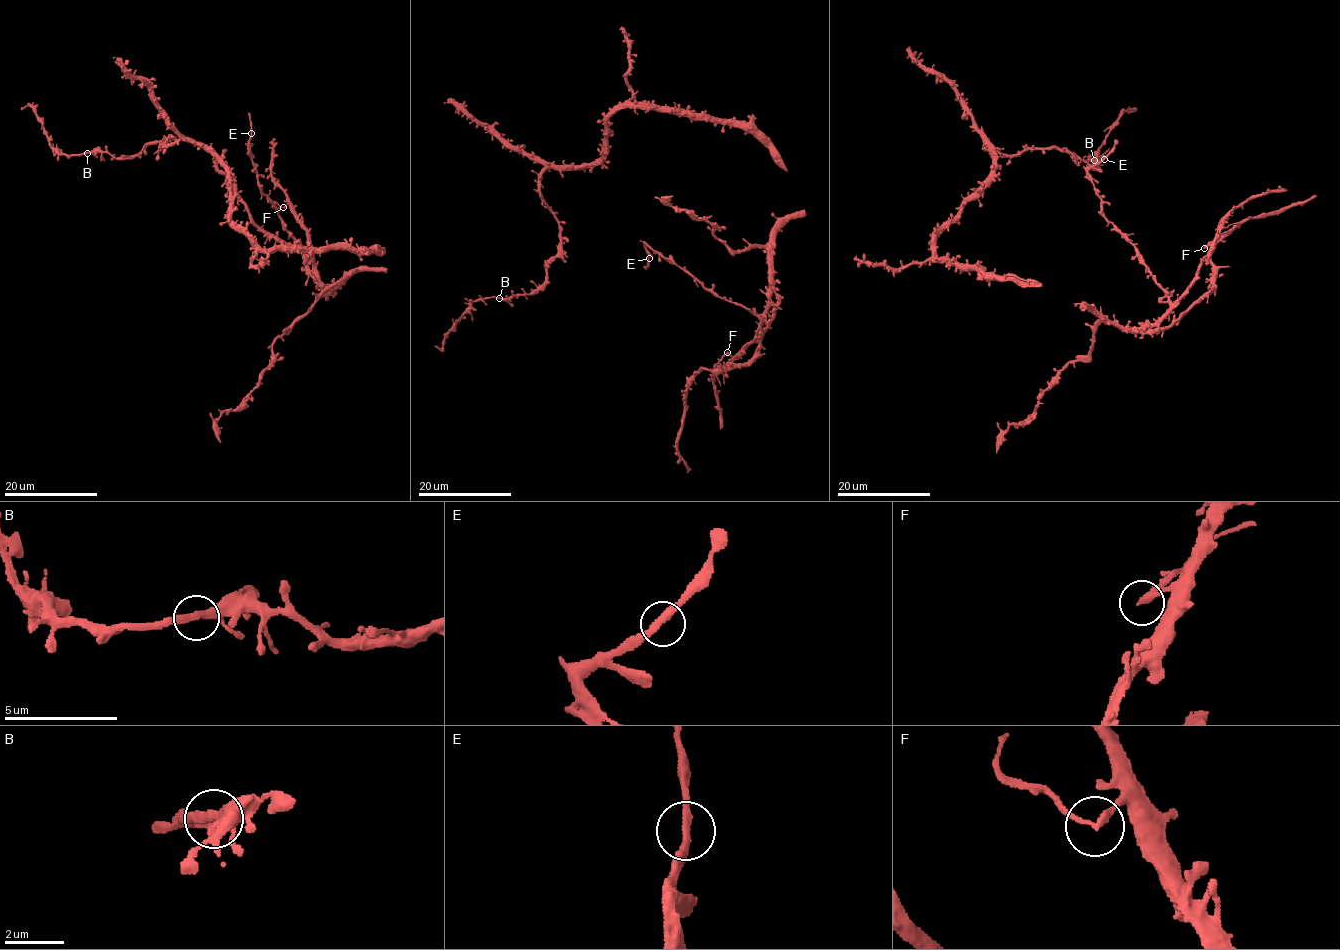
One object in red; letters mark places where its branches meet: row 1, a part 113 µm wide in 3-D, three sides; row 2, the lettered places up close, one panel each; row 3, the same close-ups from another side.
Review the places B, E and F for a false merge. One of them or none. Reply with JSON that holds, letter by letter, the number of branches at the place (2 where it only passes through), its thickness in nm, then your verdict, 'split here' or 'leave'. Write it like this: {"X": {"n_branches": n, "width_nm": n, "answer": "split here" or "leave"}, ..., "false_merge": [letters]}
{"B": {"n_branches": 2, "width_nm": 280, "answer": "leave"}, "E": {"n_branches": 2, "width_nm": 280, "answer": "leave"}, "F": {"n_branches": 2, "width_nm": 220, "answer": "split here"}, "false_merge": ["F"]}

